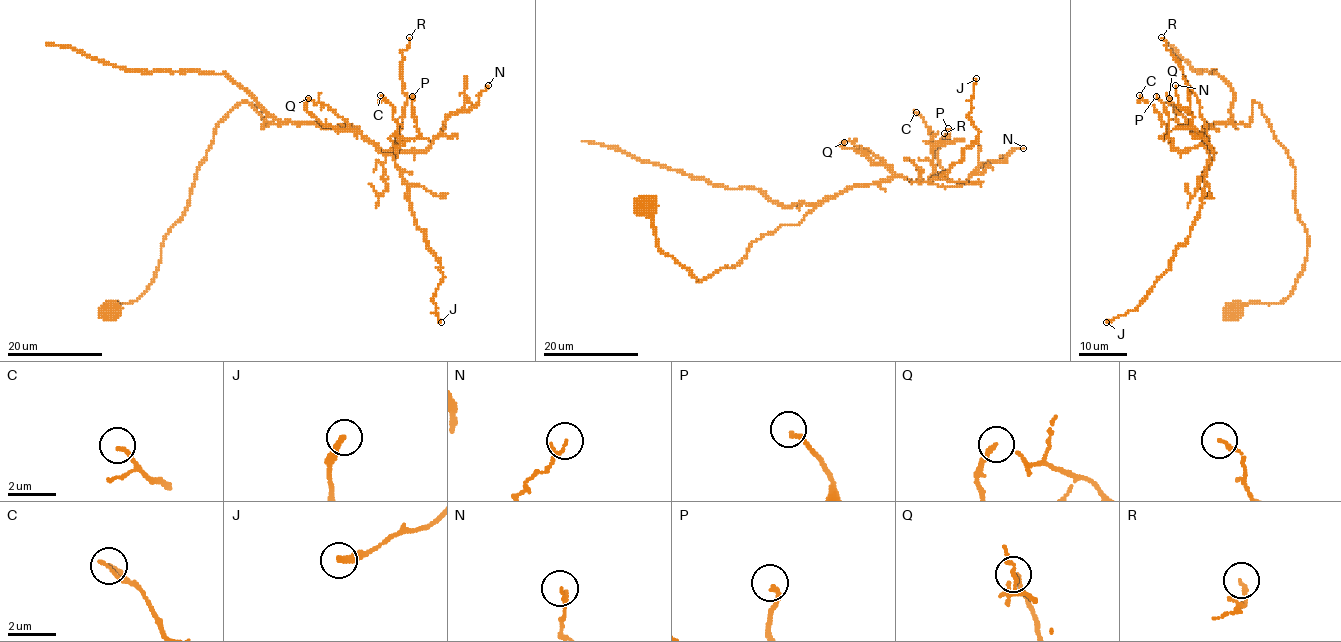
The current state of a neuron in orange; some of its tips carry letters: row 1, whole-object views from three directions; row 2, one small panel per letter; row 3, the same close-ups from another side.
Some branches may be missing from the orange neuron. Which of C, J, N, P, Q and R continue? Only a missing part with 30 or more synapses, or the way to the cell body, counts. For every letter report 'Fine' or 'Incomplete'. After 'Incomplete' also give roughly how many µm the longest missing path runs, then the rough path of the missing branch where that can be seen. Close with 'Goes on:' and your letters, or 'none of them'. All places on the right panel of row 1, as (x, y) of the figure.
C: Fine
J: Fine
N: Fine
P: Fine
Q: Fine
R: Fine
Goes on: none of them

